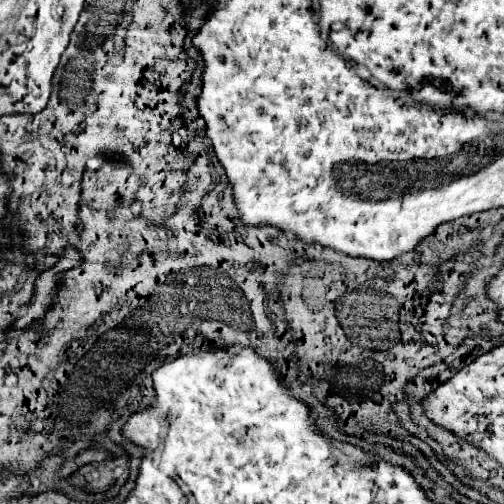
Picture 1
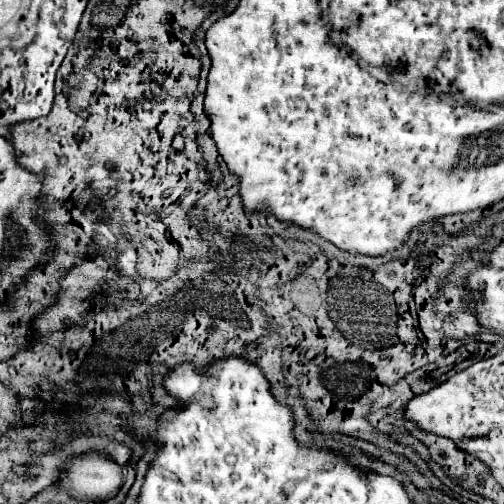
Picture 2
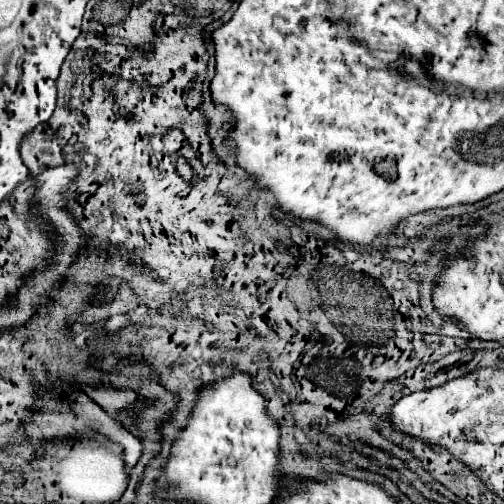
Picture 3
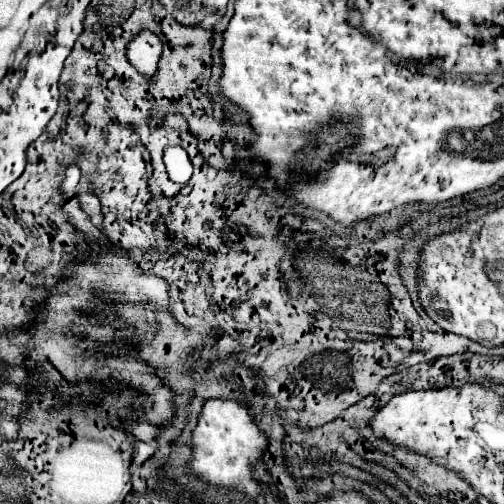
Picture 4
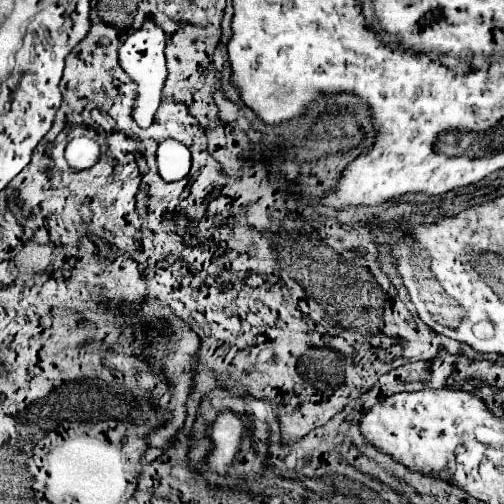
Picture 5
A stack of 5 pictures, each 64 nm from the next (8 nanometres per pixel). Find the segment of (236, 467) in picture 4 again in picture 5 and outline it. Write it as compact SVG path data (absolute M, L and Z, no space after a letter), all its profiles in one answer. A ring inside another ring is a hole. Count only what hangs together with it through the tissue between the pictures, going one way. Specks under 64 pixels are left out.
M220 412L212 426L214 452L208 458L208 466L220 468L220 474L226 474L226 466L232 466L240 450L242 438L244 438L244 428L240 416L234 412Z

